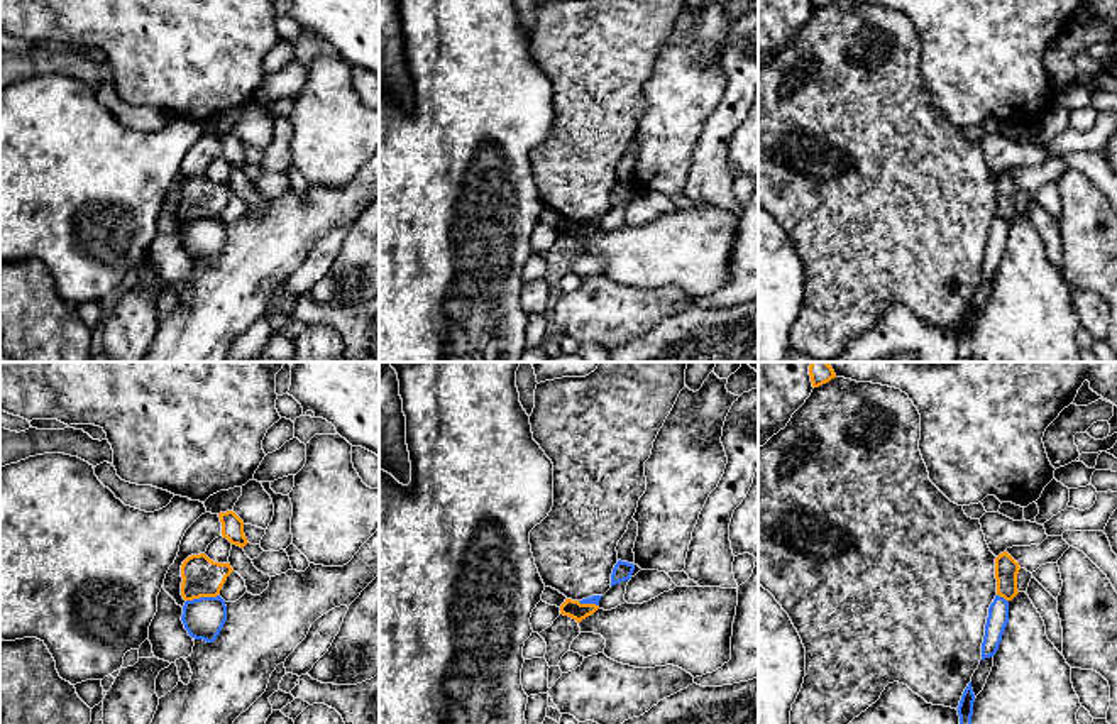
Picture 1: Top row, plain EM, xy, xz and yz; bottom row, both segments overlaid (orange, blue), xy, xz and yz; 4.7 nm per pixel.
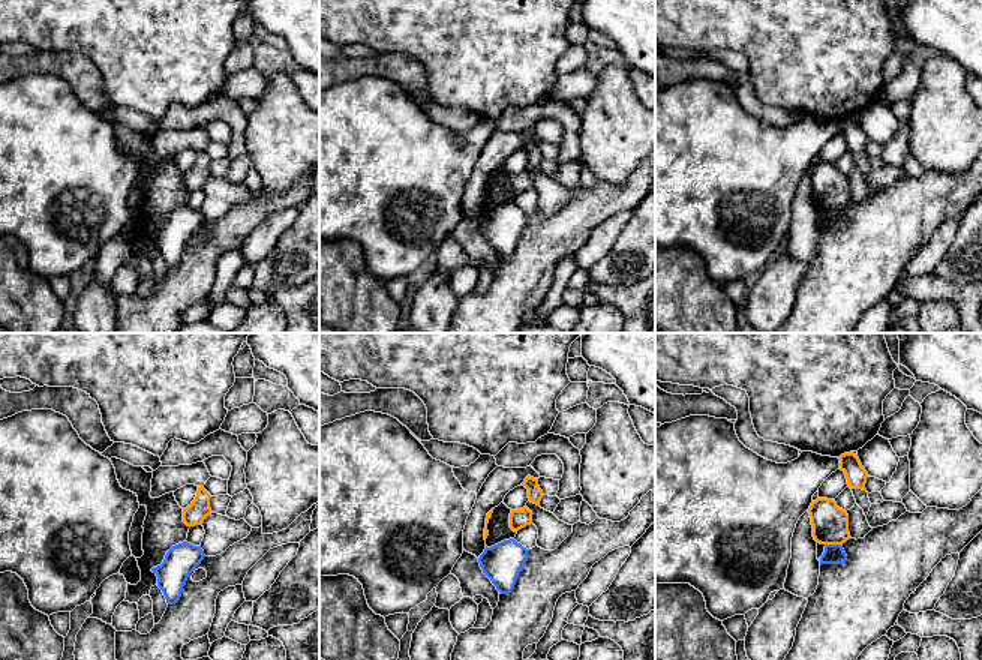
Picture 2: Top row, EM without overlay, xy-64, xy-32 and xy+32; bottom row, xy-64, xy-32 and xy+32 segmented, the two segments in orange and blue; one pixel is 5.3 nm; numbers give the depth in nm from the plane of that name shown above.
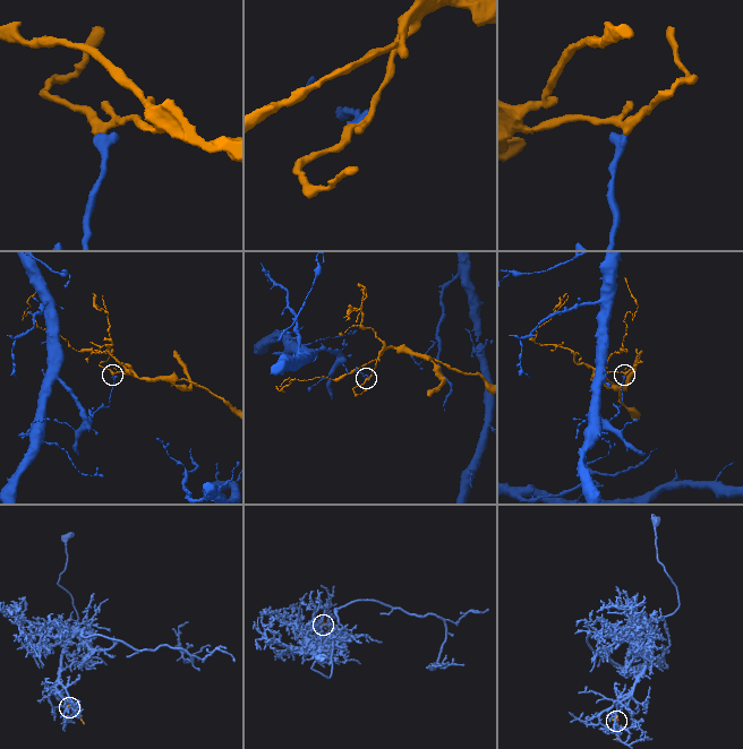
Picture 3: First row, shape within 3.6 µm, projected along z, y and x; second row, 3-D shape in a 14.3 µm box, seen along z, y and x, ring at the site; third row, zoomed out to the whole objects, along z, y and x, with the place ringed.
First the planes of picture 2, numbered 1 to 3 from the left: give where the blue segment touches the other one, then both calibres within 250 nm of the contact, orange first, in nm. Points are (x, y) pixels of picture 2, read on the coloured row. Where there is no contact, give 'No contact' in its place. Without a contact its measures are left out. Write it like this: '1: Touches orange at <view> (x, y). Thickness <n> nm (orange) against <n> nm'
1: No contact
2: No contact
3: Touches orange at xy+32 (834, 543). Thickness 190 nm (orange) against 110 nm

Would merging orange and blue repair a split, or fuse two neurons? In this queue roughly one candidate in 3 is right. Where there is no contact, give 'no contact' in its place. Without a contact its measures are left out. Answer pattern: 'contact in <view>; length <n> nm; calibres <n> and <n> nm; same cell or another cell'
contact in xy; length 160 nm; calibres 190 and 200 nm; another cell

